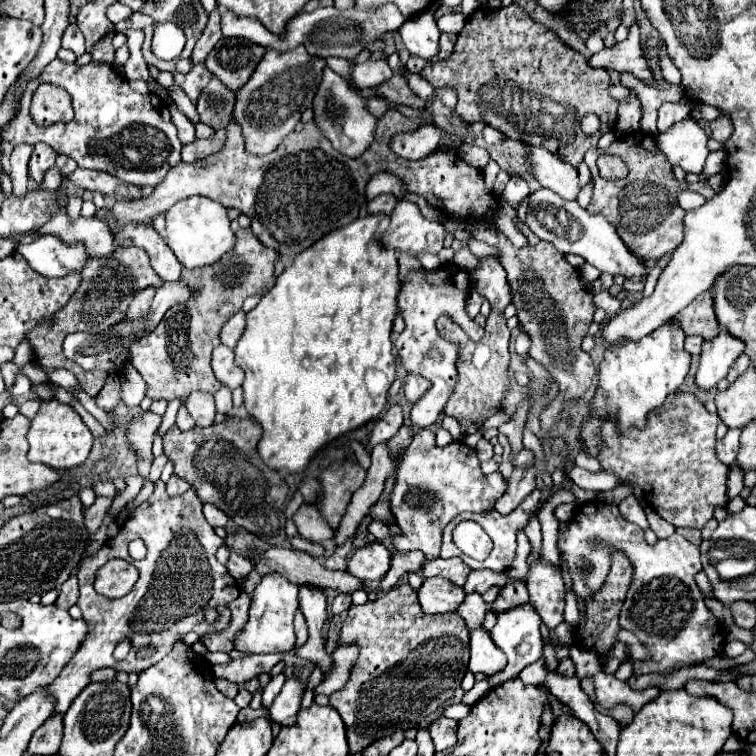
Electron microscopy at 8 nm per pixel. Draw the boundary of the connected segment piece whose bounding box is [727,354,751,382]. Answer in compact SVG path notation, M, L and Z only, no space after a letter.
M741 354L741 356L739 356L739 360L735 360L735 362L733 362L733 366L731 366L731 370L729 370L727 380L729 380L729 382L737 380L737 378L739 378L747 368L749 368L749 364L751 364L751 360L749 360L745 354Z

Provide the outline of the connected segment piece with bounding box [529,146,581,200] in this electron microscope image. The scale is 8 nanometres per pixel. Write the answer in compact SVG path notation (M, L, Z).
M529 146L529 160L533 174L541 186L557 192L565 200L577 200L581 186L579 186L577 170L571 164L567 164L549 150L533 148L533 146Z

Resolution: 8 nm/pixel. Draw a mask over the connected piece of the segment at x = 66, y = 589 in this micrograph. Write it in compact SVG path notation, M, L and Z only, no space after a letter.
M69 576L69 580L59 588L59 596L55 600L55 606L63 608L63 610L69 610L69 606L73 606L77 602L77 596L79 596L79 590L77 590L77 576Z

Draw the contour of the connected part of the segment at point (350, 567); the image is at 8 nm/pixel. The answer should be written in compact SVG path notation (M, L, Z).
M373 542L353 552L353 556L347 562L347 572L361 580L373 582L385 576L389 564L391 564L391 552L381 542Z

